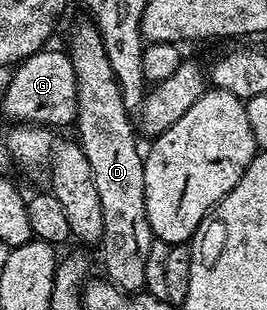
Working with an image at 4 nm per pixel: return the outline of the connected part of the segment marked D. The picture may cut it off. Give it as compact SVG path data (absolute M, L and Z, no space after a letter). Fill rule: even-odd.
M84 16L84 19L81 20L81 22L76 22L73 24L72 27L68 30L68 46L66 45L66 53L68 55L68 58L70 61L73 62L73 68L74 68L74 76L77 78L77 112L76 112L76 118L74 121L74 129L76 128L77 132L80 133L78 135L78 141L80 144L80 147L82 148L82 152L86 156L86 161L90 164L90 173L94 176L94 184L96 186L96 189L98 191L98 201L102 204L102 232L104 233L103 236L100 237L100 241L98 243L98 249L100 249L100 254L102 257L104 257L104 270L103 273L106 275L108 281L113 282L113 284L118 287L119 290L126 290L129 292L140 292L144 290L144 281L146 280L146 260L150 257L150 244L154 240L152 237L152 229L150 228L150 220L146 220L146 180L144 179L144 154L142 153L142 150L139 150L138 147L136 147L136 138L138 139L137 131L134 129L134 122L132 119L132 122L130 119L130 112L125 109L124 107L124 101L122 100L122 92L120 91L120 85L118 84L118 80L114 76L114 72L110 68L110 59L106 56L106 48L102 44L102 36L98 32L98 28L96 27L96 23L92 21L91 17Z

